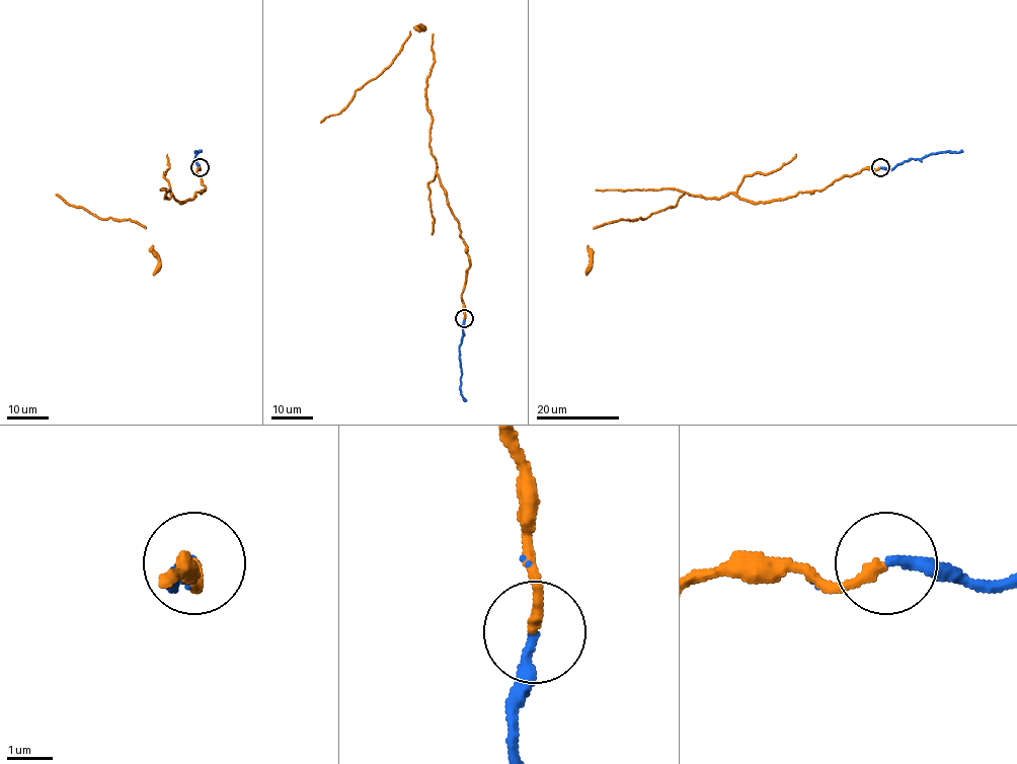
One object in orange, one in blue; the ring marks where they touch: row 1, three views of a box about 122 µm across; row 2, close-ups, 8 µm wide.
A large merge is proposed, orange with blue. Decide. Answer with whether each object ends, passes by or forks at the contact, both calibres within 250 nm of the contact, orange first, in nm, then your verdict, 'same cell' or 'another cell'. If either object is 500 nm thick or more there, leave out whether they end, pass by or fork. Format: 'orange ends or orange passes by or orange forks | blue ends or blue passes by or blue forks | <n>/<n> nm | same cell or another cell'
orange ends | blue ends | 240/240 nm | same cell

